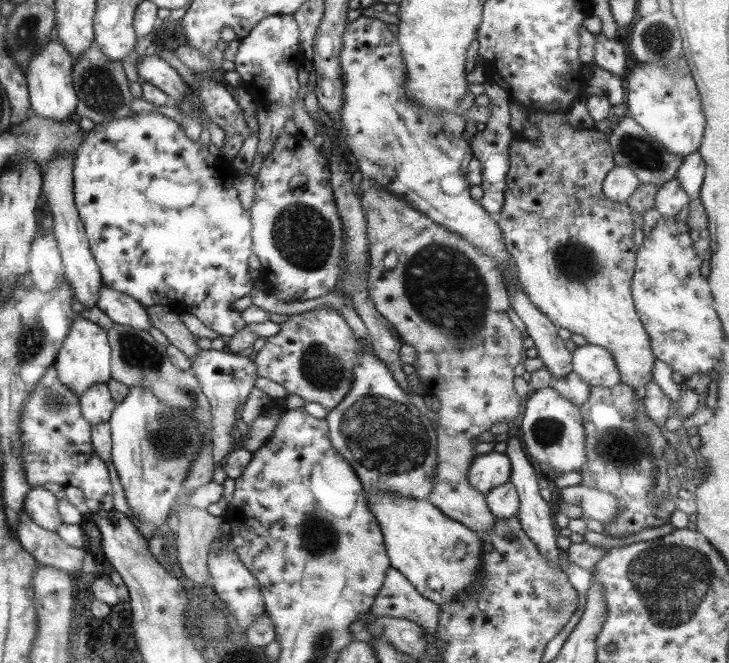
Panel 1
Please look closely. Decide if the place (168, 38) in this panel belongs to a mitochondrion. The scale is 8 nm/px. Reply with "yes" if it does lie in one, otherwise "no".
yes

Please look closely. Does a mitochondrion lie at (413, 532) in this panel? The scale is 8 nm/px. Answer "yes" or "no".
no

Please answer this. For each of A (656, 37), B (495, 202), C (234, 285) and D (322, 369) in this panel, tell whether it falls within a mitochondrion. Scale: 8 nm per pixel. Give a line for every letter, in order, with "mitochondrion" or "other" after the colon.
A: mitochondrion
B: other
C: other
D: mitochondrion

